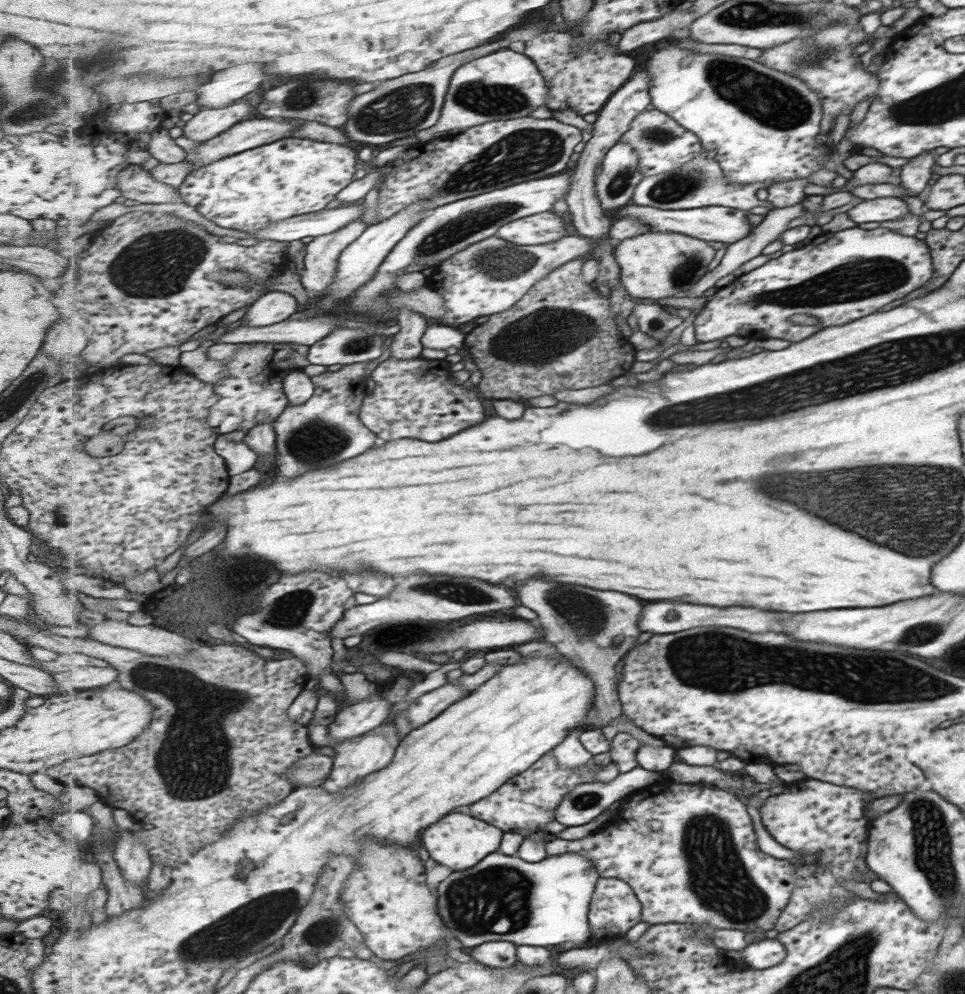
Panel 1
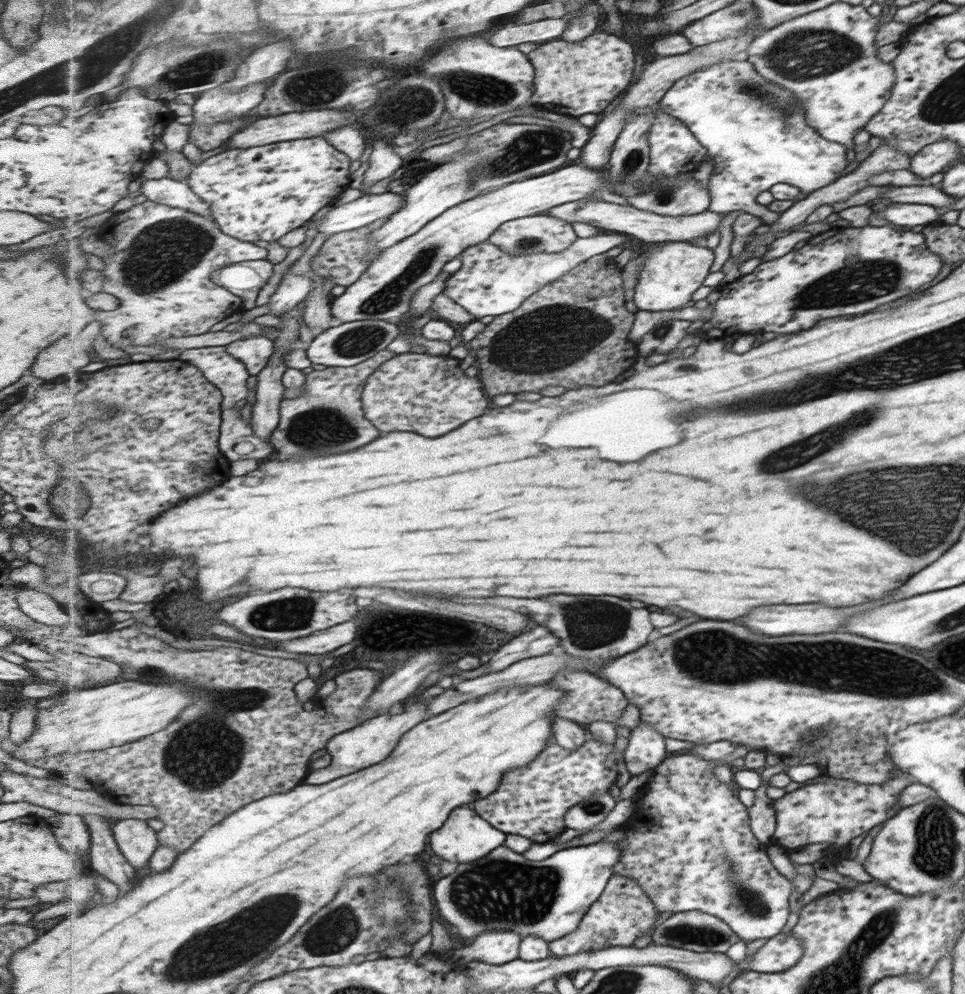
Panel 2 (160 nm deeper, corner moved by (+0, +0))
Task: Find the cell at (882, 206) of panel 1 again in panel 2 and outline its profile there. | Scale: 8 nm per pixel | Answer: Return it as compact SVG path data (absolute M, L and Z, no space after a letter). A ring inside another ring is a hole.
M892 203L883 210L881 218L889 222L890 226L914 227L937 223L937 210L927 204L902 204Z

